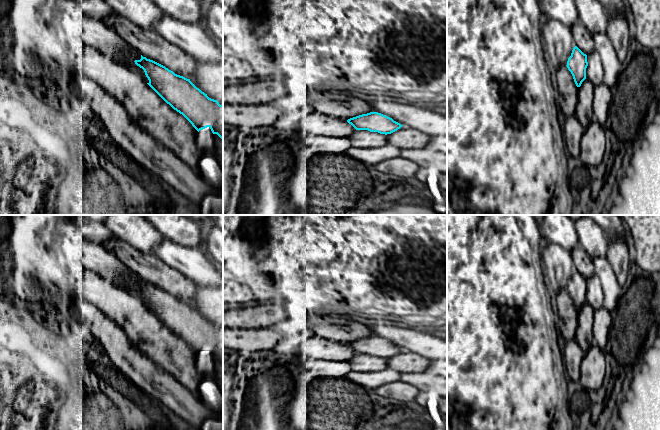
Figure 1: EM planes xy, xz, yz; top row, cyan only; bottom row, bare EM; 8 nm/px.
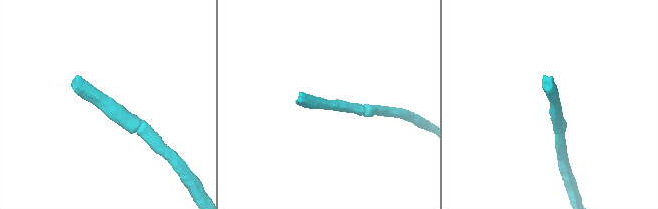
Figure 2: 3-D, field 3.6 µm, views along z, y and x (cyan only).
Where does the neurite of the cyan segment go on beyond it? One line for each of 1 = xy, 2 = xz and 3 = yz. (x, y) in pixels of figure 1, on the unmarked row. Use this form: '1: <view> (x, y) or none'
1: none
2: none
3: none

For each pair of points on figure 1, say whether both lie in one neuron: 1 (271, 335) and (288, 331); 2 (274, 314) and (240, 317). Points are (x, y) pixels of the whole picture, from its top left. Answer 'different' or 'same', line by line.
1: different
2: same

